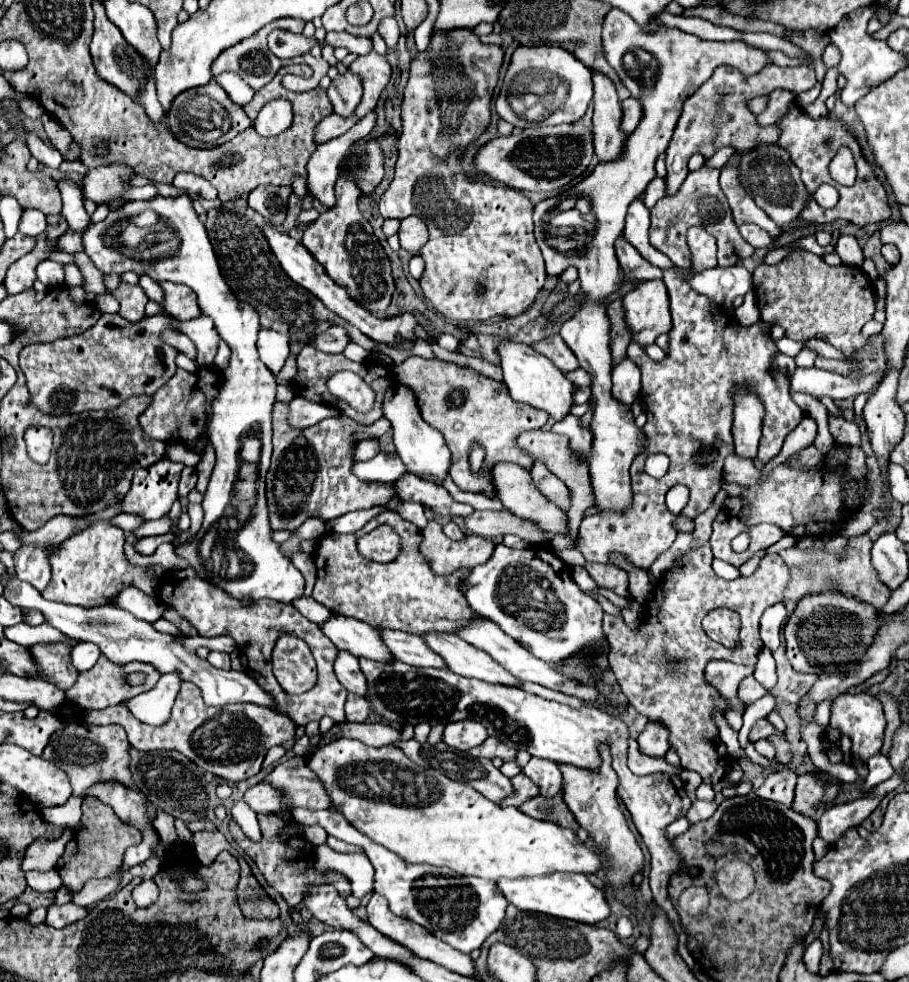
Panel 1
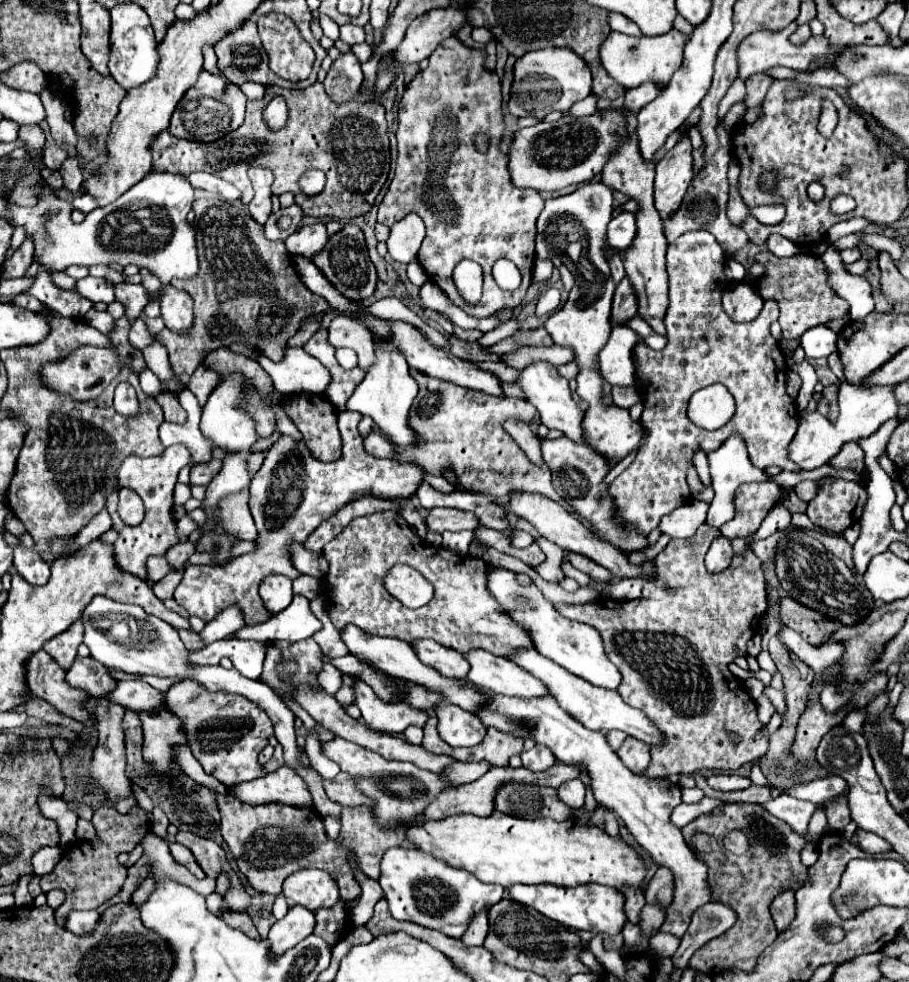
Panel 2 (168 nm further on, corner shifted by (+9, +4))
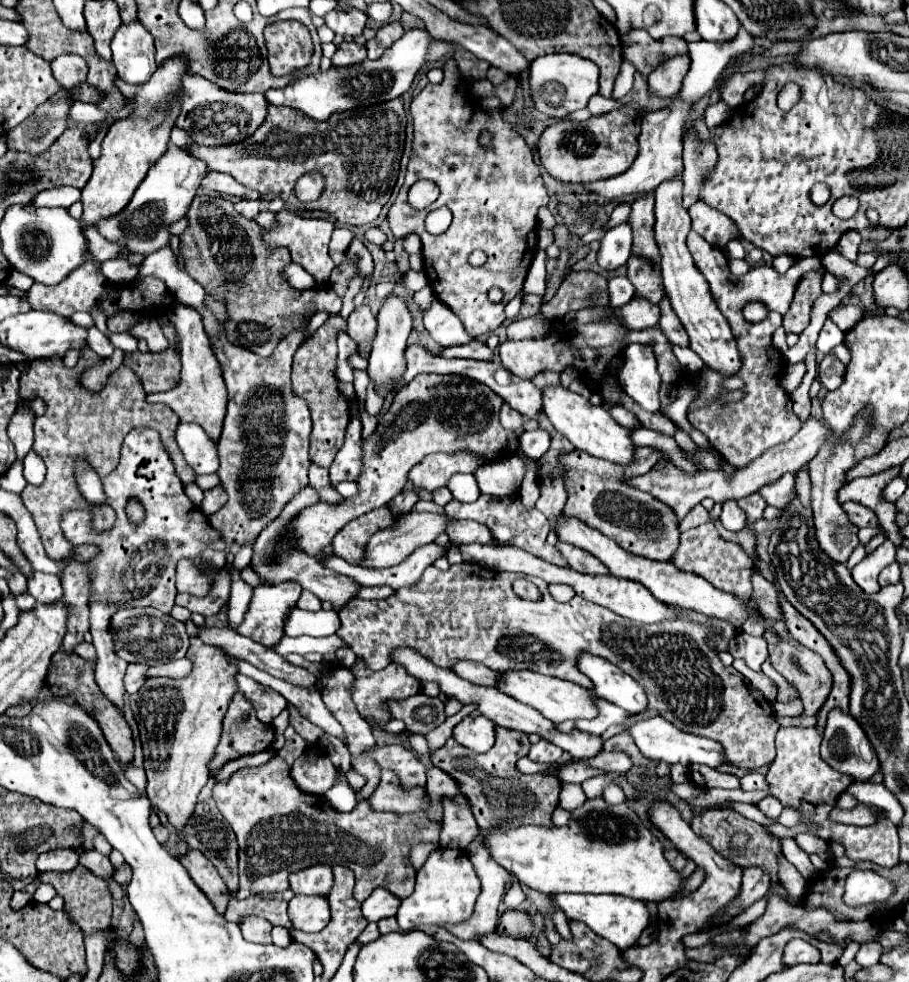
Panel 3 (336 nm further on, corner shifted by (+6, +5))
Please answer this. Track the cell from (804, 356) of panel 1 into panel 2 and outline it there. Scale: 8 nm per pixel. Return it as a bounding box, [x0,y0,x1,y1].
[802,326,836,358]

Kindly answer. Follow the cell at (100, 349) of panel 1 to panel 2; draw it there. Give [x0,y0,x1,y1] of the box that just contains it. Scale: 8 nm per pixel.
[38,316,146,402]

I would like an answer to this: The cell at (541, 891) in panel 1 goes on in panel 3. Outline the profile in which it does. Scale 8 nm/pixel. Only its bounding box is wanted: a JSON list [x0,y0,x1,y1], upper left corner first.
[557,893,651,951]

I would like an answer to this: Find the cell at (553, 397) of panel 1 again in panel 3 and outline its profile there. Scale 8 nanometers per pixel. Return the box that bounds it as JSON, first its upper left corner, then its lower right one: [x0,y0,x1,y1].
[543,387,635,465]

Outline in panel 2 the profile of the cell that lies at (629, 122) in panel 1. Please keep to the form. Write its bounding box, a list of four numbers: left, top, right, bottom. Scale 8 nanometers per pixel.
[624,82,658,114]

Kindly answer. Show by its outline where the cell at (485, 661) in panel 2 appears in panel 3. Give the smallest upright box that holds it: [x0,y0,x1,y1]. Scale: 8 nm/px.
[497,671,597,723]

